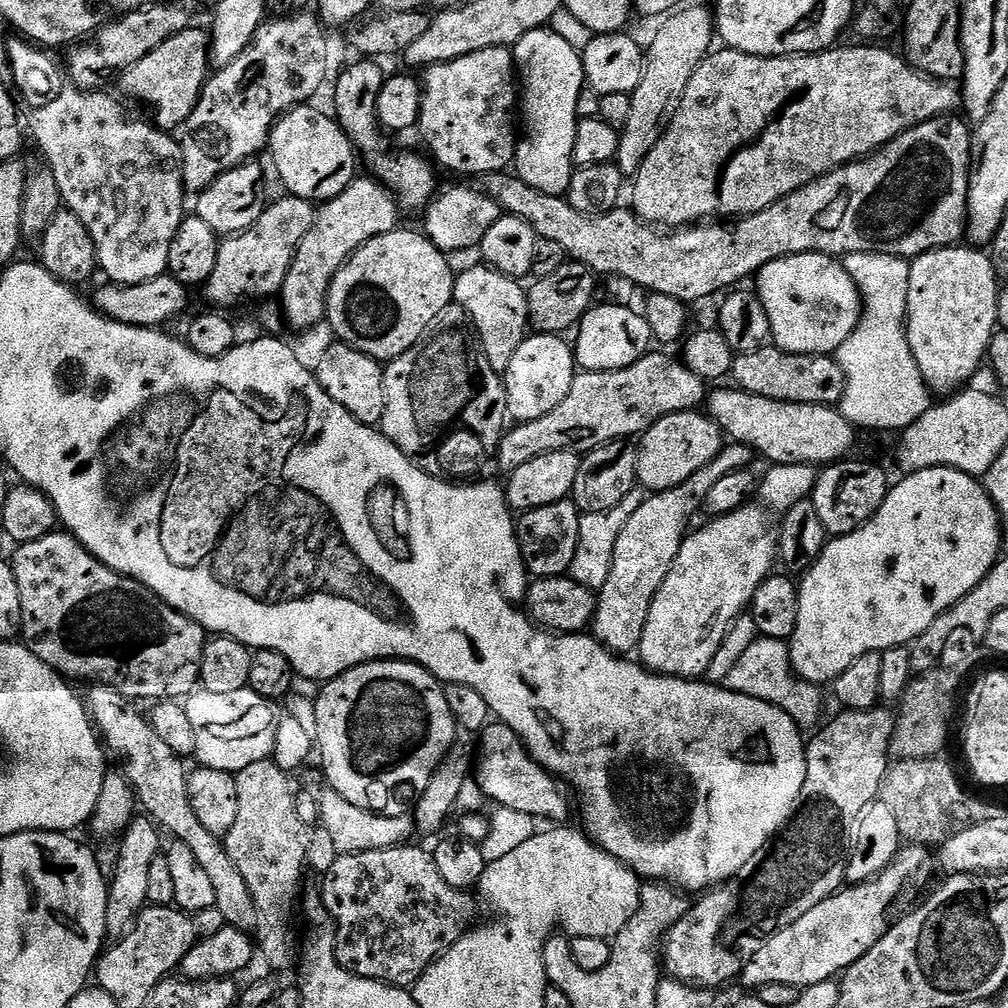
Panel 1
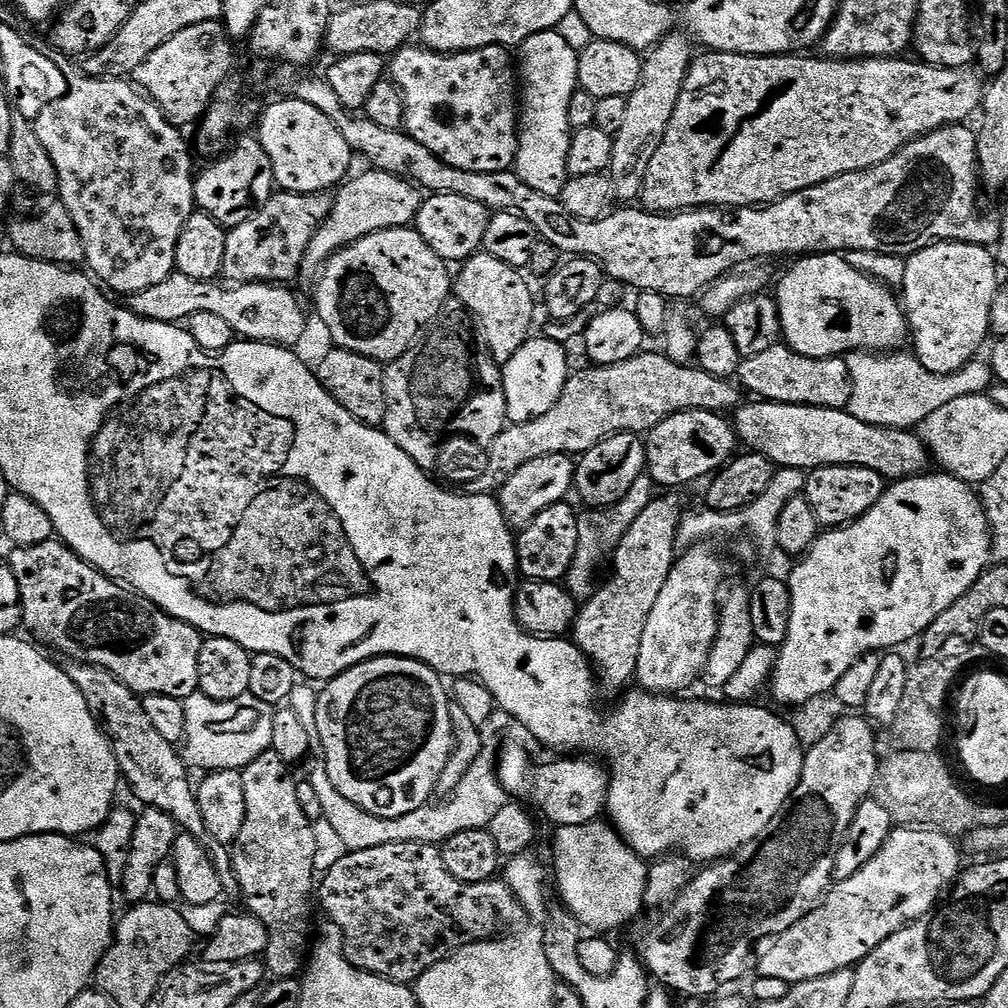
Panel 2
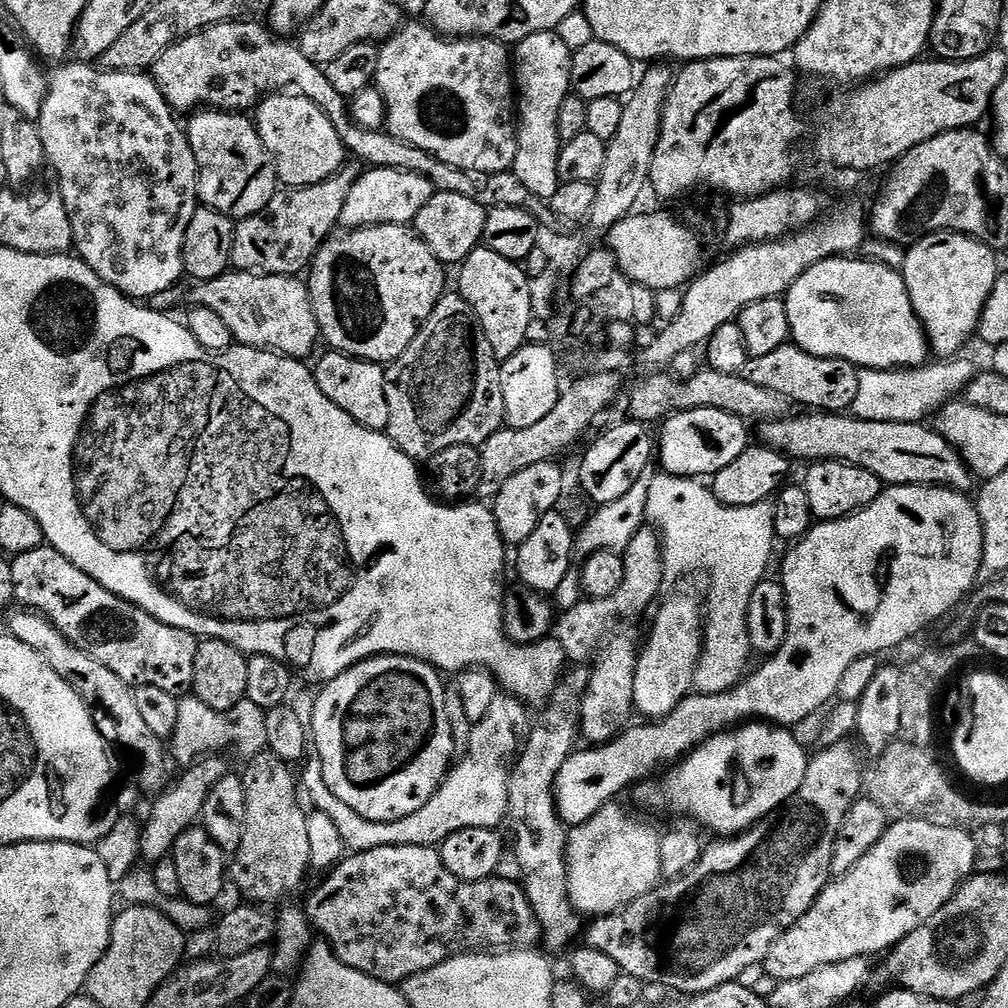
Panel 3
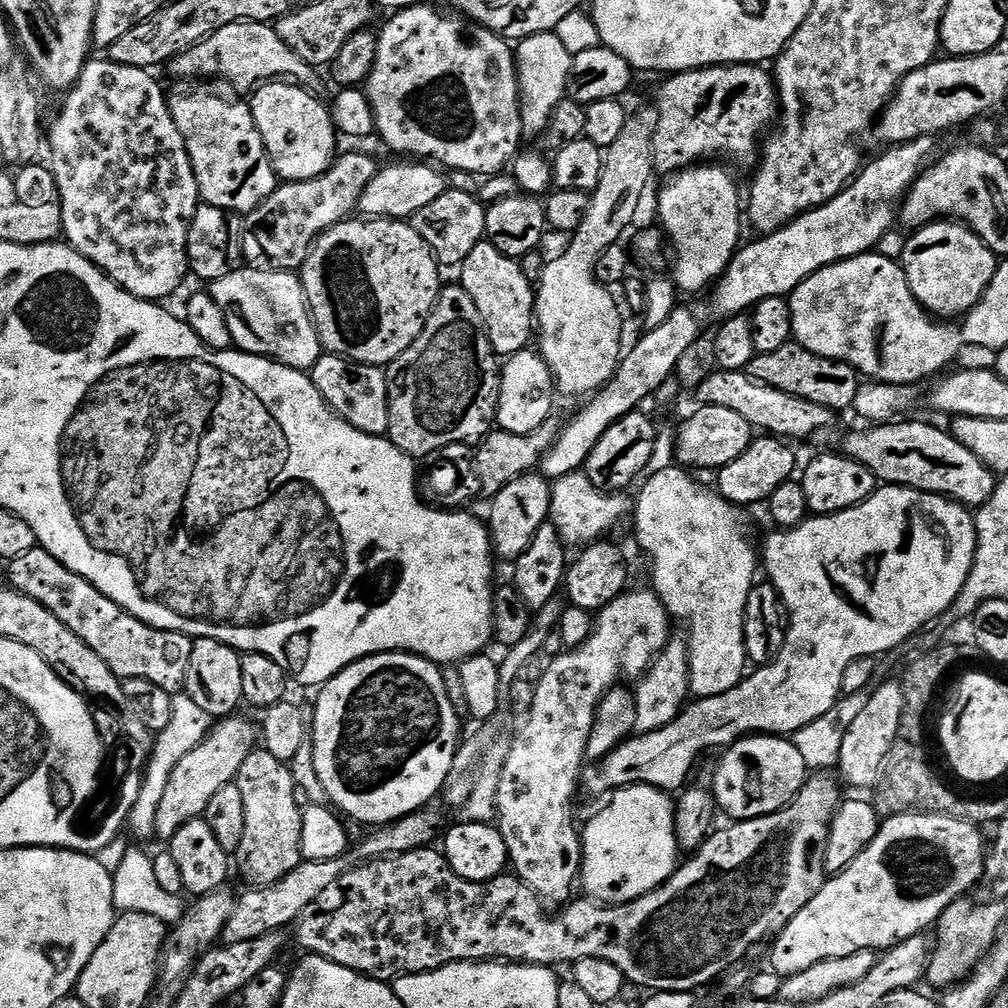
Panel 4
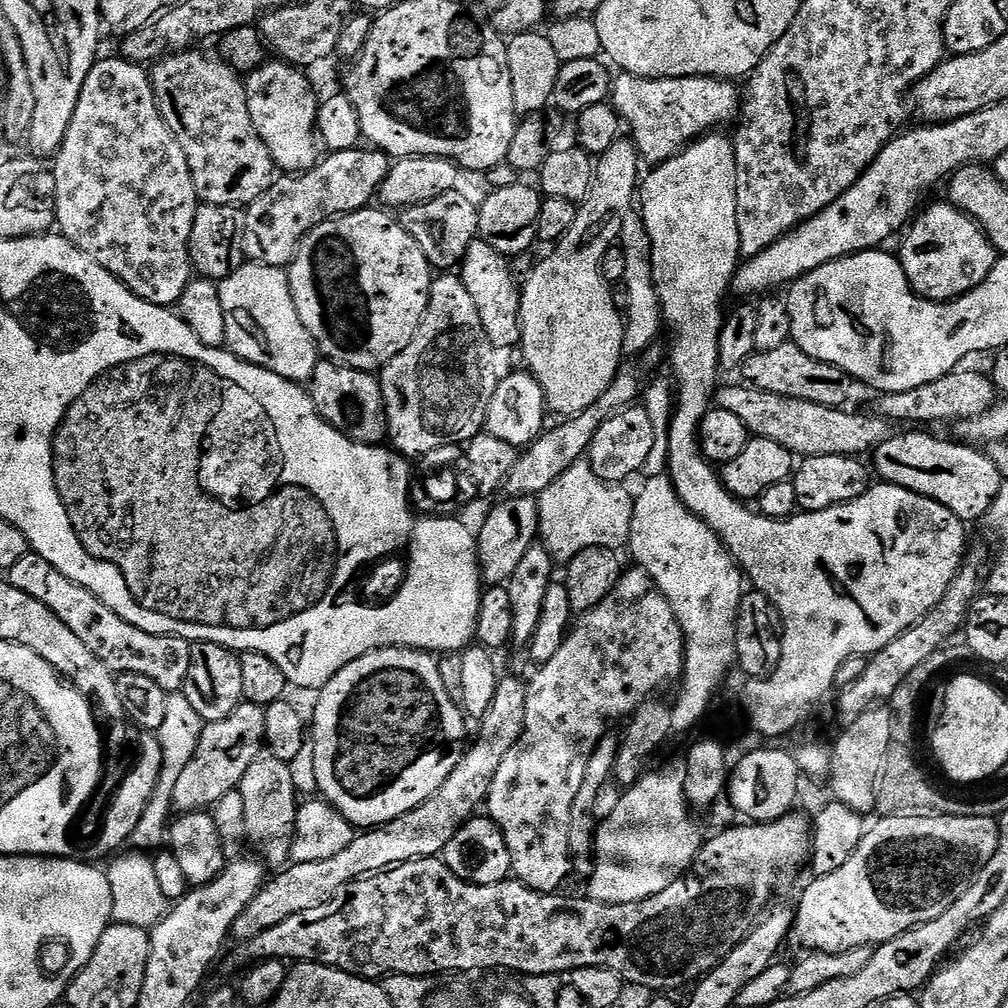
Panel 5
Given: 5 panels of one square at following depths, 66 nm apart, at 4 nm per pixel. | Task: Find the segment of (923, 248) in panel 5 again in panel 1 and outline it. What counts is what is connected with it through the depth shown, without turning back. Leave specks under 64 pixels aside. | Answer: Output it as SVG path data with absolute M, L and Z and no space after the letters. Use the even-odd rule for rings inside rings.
M976 246L936 248L932 252L923 252L915 257L911 265L906 327L914 362L918 362L918 370L922 370L922 378L933 393L958 393L985 363L992 337L998 331L1001 289L996 288L996 267L992 264L991 255Z

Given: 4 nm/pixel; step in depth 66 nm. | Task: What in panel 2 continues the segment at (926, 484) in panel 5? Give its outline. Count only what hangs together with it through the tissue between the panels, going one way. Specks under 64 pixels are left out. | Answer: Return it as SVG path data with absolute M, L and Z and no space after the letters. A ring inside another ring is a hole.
M752 398L734 412L734 427L745 449L764 456L777 468L825 468L826 466L866 466L889 481L919 476L929 471L930 453L915 431L879 428L858 422L842 408L794 406Z

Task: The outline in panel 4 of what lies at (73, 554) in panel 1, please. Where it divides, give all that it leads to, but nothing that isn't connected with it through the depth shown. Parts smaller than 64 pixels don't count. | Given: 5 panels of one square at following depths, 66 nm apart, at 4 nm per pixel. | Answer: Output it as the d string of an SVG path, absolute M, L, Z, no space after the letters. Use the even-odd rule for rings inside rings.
M37 546L22 554L22 558L14 558L7 568L7 583L11 587L52 611L120 680L146 678L173 694L187 685L193 637L181 632L163 632L134 618L125 608L119 608L106 598L89 580L58 562L45 548Z

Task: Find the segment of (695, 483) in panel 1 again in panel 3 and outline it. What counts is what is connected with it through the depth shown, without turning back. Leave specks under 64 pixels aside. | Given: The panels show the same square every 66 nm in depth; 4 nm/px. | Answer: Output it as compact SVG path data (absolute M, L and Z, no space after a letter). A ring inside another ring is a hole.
M655 528L638 529L622 557L625 574L620 589L601 600L582 599L573 609L559 613L554 624L555 639L573 665L588 666L591 660L596 660L596 669L591 669L588 690L582 697L579 711L579 731L592 746L610 743L633 723L632 716L636 712L634 670L641 654L642 632L640 636L640 628L632 620L657 603L656 595L666 584L660 534Z

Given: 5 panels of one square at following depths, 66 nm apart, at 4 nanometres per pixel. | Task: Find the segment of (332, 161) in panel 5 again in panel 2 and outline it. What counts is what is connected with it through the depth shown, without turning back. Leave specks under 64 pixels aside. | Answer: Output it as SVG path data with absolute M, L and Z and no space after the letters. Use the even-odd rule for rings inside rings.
M273 191L272 197L246 222L227 229L225 281L232 284L287 285L301 275L310 240L330 214L333 197L327 192L302 194L301 192Z

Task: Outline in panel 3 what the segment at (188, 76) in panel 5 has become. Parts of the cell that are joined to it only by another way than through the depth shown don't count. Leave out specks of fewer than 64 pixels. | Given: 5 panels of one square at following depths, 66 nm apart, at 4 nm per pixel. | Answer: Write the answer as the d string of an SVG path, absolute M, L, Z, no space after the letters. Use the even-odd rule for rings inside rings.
M200 110L186 124L188 141L196 155L196 195L205 208L213 208L239 222L258 214L278 190L276 164L266 150L255 123L232 110Z

